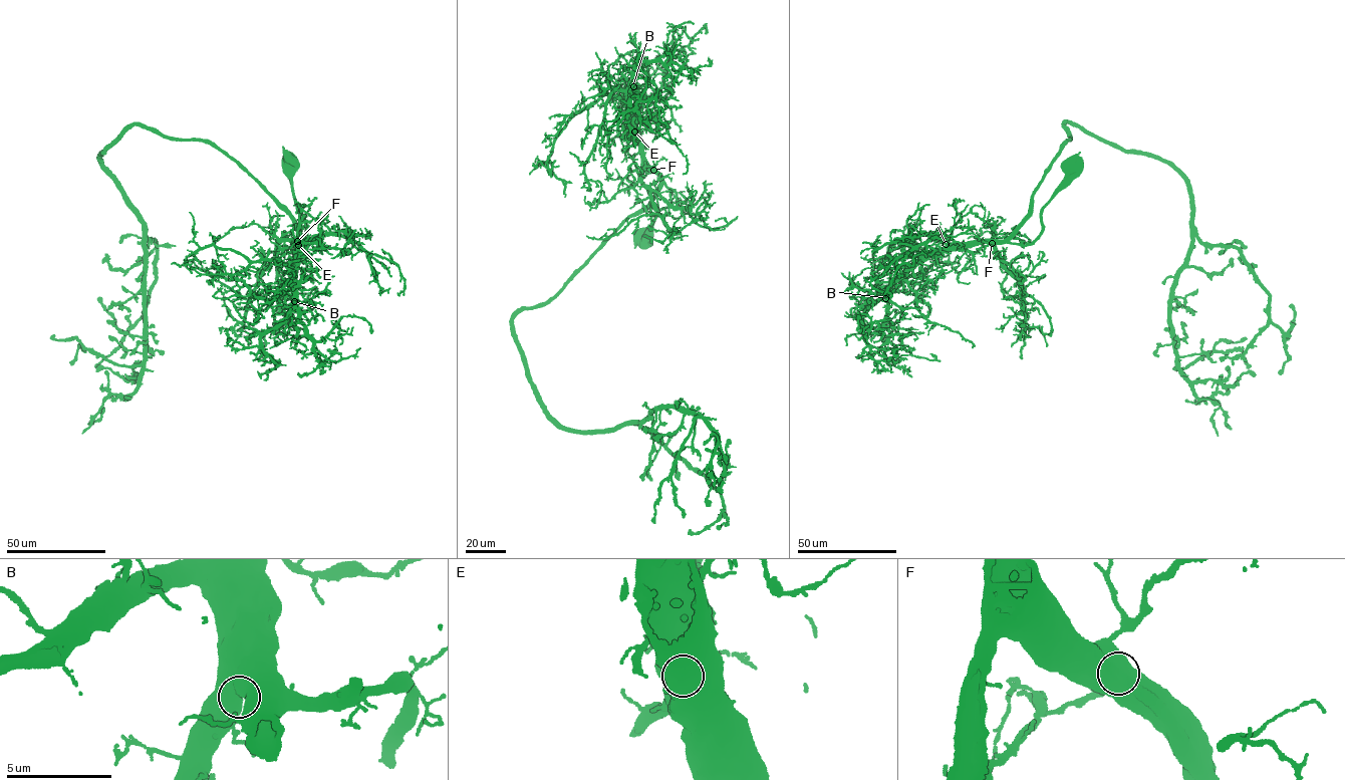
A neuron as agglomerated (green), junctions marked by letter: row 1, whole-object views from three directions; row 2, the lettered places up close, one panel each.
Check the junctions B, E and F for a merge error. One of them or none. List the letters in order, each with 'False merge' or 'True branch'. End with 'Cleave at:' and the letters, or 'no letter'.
B: True branch
E: True branch
F: True branch
Cleave at: no letter

